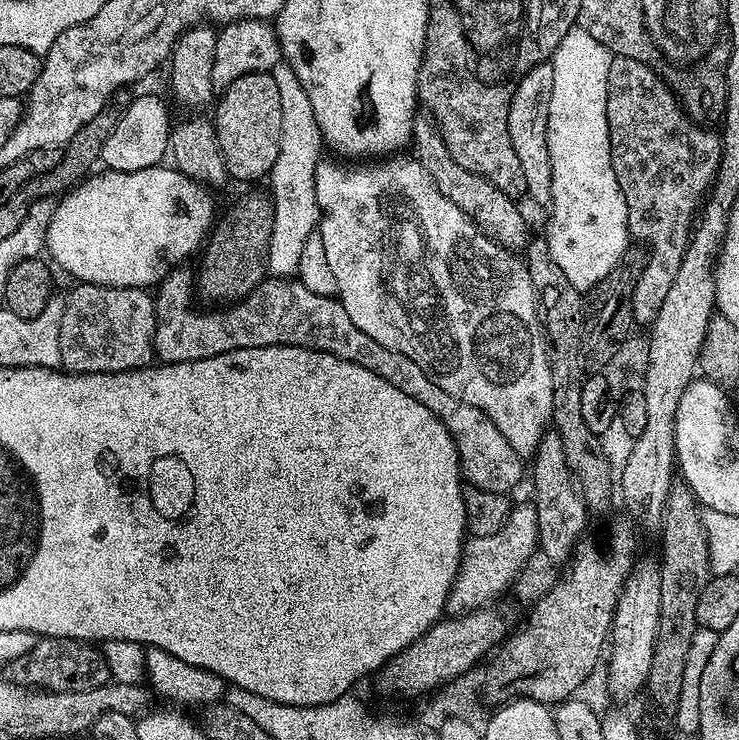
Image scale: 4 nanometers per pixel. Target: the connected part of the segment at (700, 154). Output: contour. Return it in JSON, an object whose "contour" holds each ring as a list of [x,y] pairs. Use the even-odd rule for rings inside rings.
{"contour":[[[613,56],[606,98],[606,122],[610,134],[612,165],[618,178],[618,186],[626,198],[628,231],[635,239],[637,236],[638,239],[645,240],[640,242],[647,246],[648,264],[638,278],[632,299],[632,315],[639,323],[641,320],[644,326],[651,325],[658,310],[662,310],[662,301],[666,299],[670,286],[674,286],[674,277],[678,274],[678,266],[682,266],[682,258],[686,254],[694,229],[692,218],[695,214],[697,217],[698,207],[716,179],[722,151],[722,136],[719,131],[696,132],[696,128],[692,128],[692,124],[688,124],[688,120],[684,120],[680,112],[676,112],[672,96],[664,92],[666,79],[663,75],[659,76],[656,70],[653,65],[643,64],[634,58]]]}

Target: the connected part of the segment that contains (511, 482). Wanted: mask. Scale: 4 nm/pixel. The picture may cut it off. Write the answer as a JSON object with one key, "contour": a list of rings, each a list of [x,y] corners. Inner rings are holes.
{"contour":[[[177,266],[155,289],[156,329],[152,350],[157,361],[194,362],[230,350],[258,346],[298,346],[334,354],[339,360],[374,370],[378,378],[386,378],[390,386],[398,386],[402,394],[410,394],[414,402],[422,402],[430,414],[437,416],[456,444],[463,479],[471,487],[508,494],[526,476],[521,453],[506,442],[502,430],[482,410],[454,398],[454,394],[446,394],[405,352],[390,350],[382,342],[374,342],[370,334],[358,330],[336,296],[316,294],[296,278],[268,278],[244,299],[221,307],[224,308],[221,312],[199,312],[192,305],[192,288],[194,292],[193,269],[191,272],[188,266]]]}

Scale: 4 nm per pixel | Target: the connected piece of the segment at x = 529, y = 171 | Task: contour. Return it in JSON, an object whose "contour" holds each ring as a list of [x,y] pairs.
{"contour":[[[551,63],[535,64],[523,78],[516,83],[510,102],[508,129],[510,146],[518,154],[522,175],[526,178],[527,195],[533,196],[544,206],[552,203],[552,171],[548,153],[548,115],[550,114],[550,94],[554,94],[554,70]]]}

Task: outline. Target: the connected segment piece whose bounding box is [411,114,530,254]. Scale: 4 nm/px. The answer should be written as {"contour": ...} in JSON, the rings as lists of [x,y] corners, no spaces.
{"contour":[[[417,115],[413,120],[411,147],[416,148],[414,159],[430,174],[438,190],[442,190],[442,194],[446,194],[446,198],[450,198],[450,202],[454,202],[458,210],[465,212],[485,236],[509,252],[520,254],[527,249],[530,233],[528,224],[516,205],[519,203],[513,197],[502,194],[502,190],[498,190],[498,186],[494,186],[486,178],[458,166],[458,162],[454,162],[454,158],[446,150],[446,142],[440,137],[440,131],[427,115]]]}

